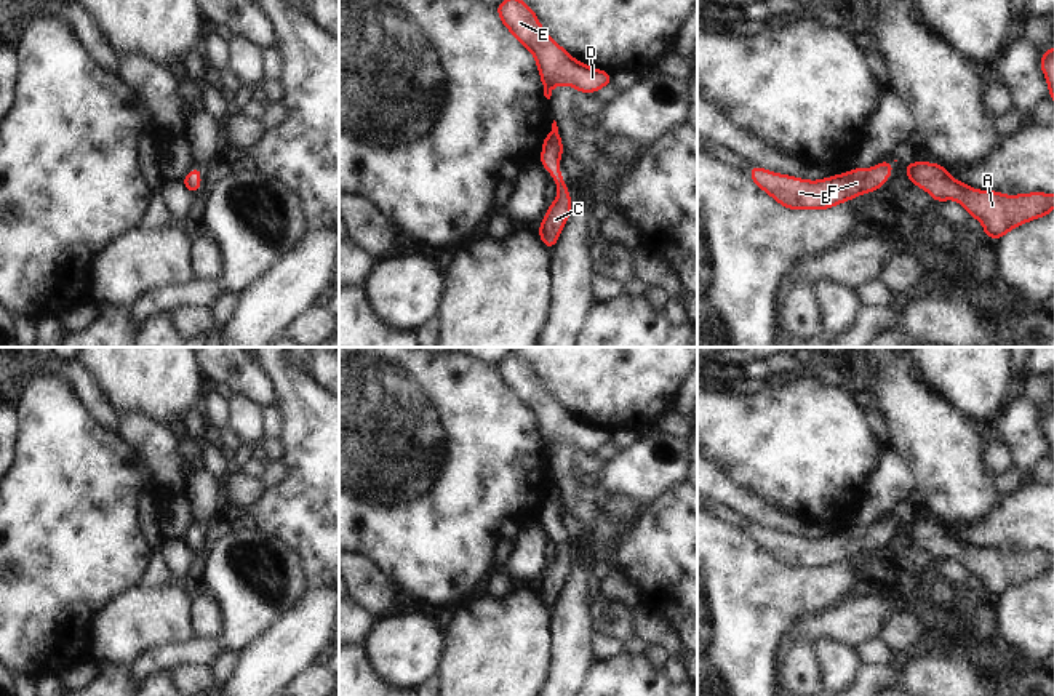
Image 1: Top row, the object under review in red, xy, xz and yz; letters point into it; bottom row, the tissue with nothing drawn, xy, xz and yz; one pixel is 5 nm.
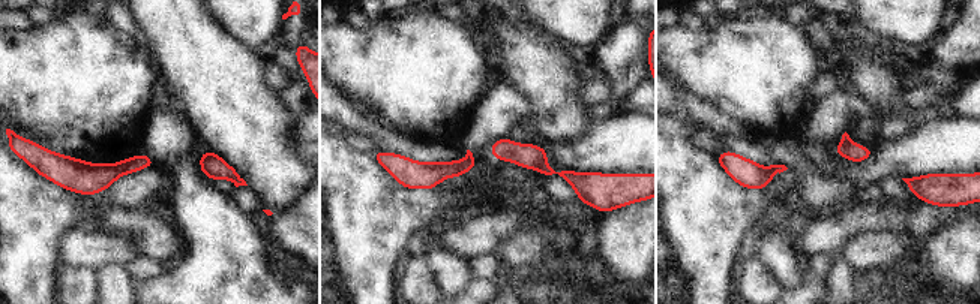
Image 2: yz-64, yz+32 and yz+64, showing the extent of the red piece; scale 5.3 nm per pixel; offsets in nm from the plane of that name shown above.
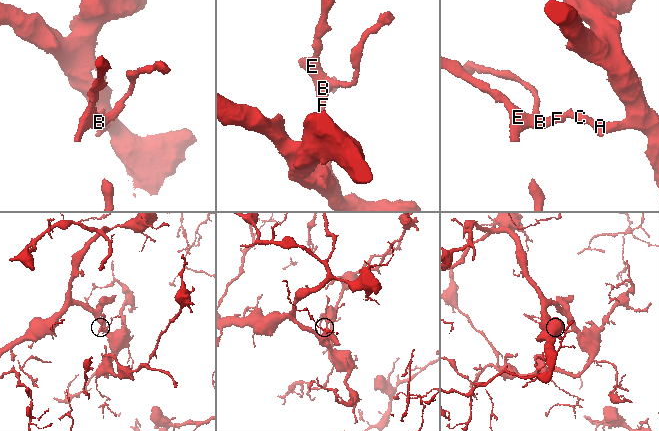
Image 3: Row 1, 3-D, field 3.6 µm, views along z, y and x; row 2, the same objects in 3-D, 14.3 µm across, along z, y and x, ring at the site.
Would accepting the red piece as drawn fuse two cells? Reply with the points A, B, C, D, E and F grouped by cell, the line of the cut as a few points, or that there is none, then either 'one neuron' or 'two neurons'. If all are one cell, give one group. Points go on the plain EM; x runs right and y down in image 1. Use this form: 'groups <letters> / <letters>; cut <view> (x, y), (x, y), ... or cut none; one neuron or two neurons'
groups A B C D E F; cut none; one neuron

